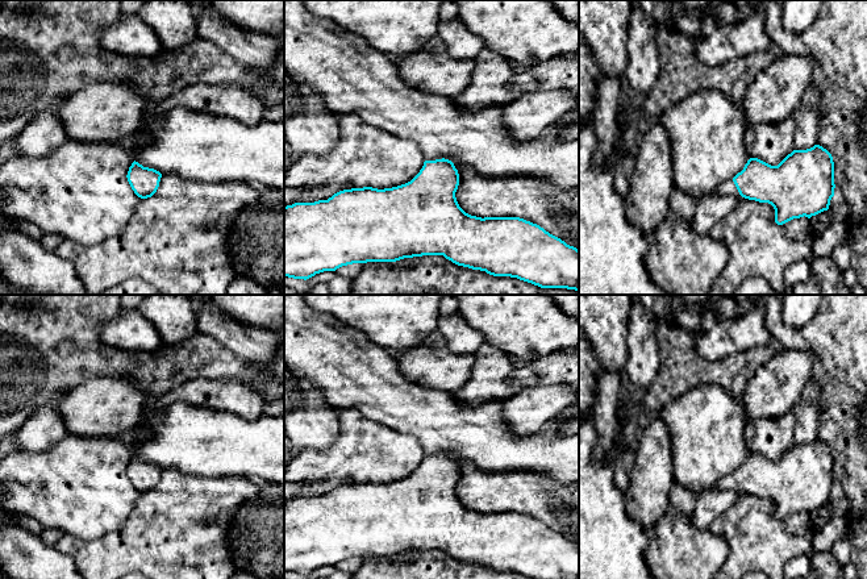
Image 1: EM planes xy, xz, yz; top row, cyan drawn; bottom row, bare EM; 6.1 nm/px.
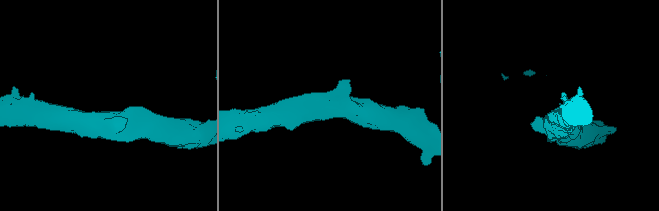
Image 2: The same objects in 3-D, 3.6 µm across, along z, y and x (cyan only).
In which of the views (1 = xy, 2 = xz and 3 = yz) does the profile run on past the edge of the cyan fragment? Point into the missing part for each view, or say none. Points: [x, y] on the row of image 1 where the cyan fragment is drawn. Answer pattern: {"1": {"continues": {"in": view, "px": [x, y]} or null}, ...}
{"1": {"continues": null}, "2": {"continues": null}, "3": {"continues": {"in": "yz", "px": [728, 187]}}}

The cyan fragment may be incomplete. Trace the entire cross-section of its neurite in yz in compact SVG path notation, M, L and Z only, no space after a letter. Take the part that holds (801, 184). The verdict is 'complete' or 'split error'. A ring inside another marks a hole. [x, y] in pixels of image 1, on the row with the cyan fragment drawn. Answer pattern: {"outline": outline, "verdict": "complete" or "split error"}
{"outline": "M820 145L793 150L778 166L750 158L733 179L713 189L716 195L742 196L768 203L775 209L775 222L816 216L829 209L834 196L834 162Z", "verdict": "split error"}

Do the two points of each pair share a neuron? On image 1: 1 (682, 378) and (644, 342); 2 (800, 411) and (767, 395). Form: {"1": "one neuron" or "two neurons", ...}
{"1": "two neurons", "2": "two neurons"}

